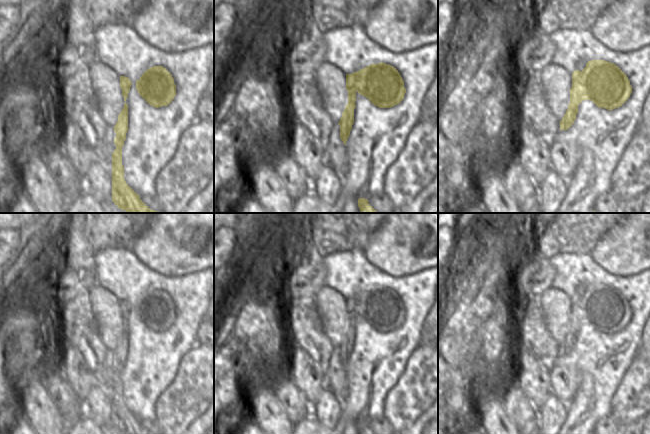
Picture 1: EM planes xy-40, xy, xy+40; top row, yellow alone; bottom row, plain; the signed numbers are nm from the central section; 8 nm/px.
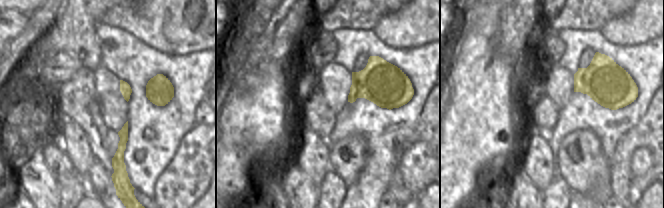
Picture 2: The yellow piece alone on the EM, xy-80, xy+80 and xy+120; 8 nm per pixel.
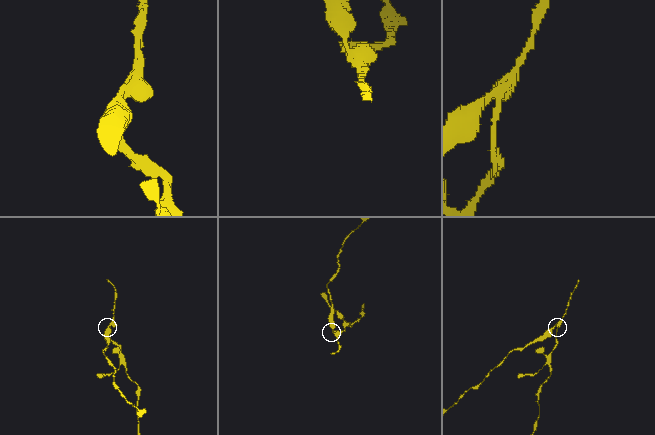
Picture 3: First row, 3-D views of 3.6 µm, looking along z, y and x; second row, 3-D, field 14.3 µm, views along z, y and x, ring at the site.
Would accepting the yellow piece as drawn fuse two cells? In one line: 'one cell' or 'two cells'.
two cells

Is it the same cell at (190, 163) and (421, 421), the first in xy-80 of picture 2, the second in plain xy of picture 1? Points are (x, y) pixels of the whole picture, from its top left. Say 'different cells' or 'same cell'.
different cells

